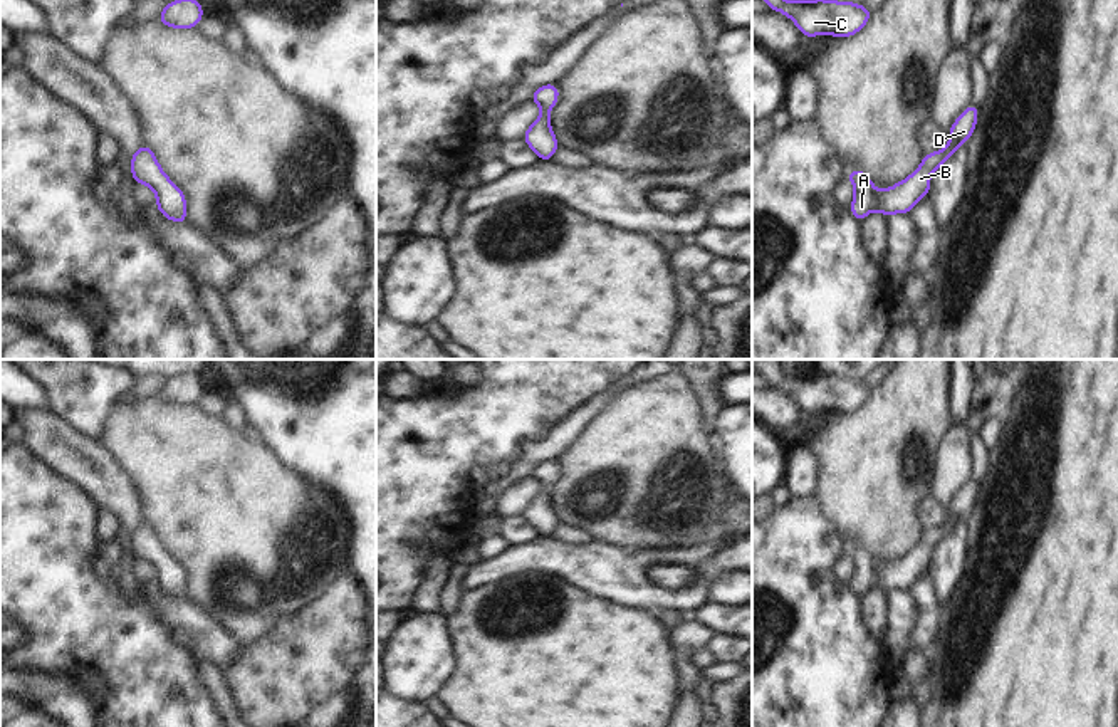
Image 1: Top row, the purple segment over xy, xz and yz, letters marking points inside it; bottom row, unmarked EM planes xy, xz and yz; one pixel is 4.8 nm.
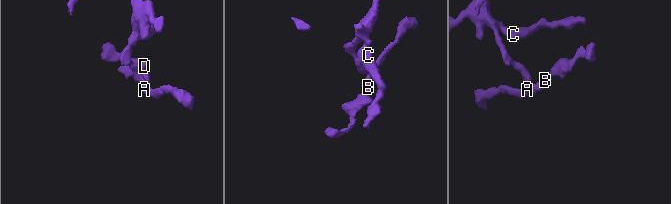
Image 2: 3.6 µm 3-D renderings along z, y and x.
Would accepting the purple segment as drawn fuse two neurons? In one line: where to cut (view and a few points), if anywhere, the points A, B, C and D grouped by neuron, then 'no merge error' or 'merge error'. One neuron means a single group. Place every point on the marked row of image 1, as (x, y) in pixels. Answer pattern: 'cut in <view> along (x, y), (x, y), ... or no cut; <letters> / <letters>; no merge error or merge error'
no cut; A B C D; no merge error

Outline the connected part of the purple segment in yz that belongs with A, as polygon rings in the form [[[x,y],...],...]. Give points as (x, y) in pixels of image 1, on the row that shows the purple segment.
[[[972,104],[960,112],[948,129],[950,141],[937,153],[925,153],[920,166],[900,183],[878,191],[871,178],[863,170],[846,173],[854,186],[854,198],[849,212],[863,222],[871,210],[890,218],[893,213],[910,213],[912,208],[927,195],[930,195],[930,175],[940,168],[943,161],[959,153],[959,144],[974,134],[980,107]]]

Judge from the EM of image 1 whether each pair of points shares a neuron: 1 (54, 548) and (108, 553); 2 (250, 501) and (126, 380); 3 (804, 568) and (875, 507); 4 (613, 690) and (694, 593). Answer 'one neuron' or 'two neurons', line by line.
1: two neurons
2: two neurons
3: two neurons
4: two neurons

